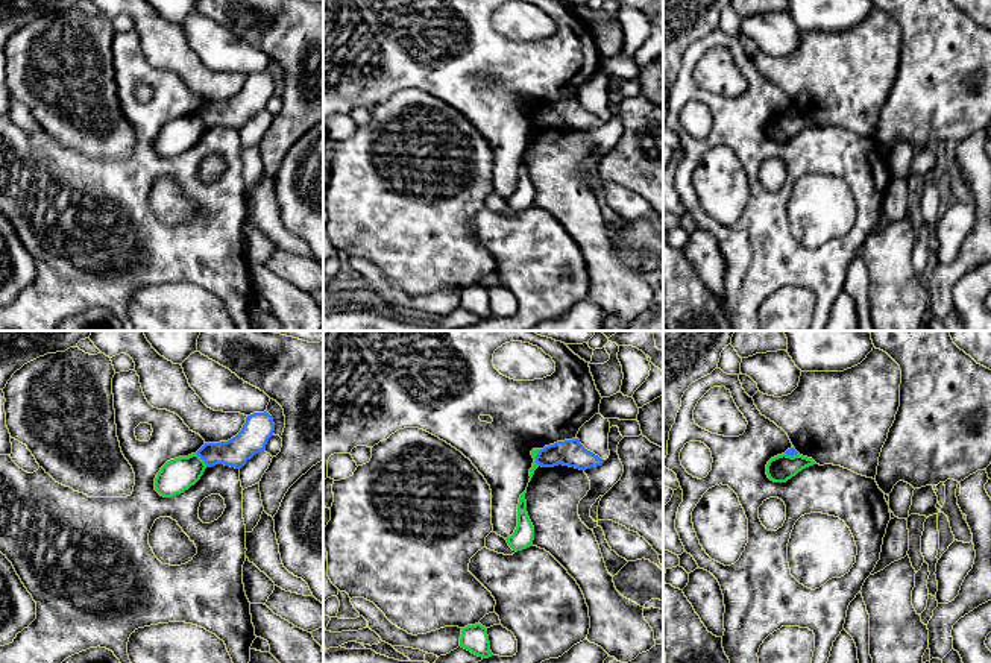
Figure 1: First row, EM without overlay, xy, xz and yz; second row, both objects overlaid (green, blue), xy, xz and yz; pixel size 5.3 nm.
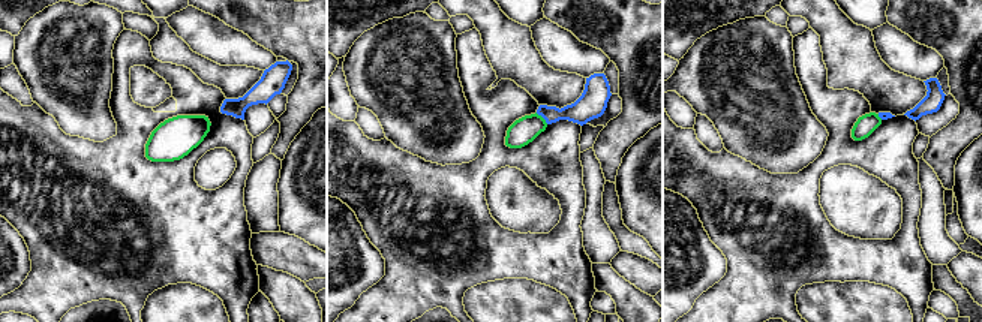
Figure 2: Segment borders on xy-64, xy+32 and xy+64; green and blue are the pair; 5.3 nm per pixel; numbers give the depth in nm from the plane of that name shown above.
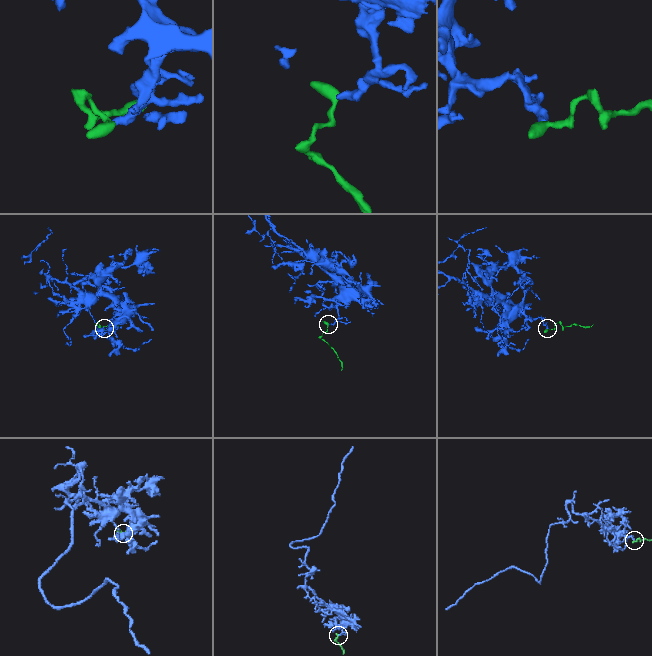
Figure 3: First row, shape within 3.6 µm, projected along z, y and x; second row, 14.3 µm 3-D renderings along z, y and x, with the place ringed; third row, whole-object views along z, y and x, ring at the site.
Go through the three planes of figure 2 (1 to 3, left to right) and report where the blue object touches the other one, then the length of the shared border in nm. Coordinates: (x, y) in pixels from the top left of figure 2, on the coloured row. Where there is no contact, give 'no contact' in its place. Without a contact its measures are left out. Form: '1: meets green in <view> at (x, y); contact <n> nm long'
1: no contact
2: meets green in xy+32 at (541, 117); contact 90 nm long
3: meets green in xy+64 at (879, 117); contact 40 nm long

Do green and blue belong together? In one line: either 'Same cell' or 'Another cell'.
Another cell

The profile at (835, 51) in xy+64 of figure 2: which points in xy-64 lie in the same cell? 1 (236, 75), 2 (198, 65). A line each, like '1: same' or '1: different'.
1: same
2: same

